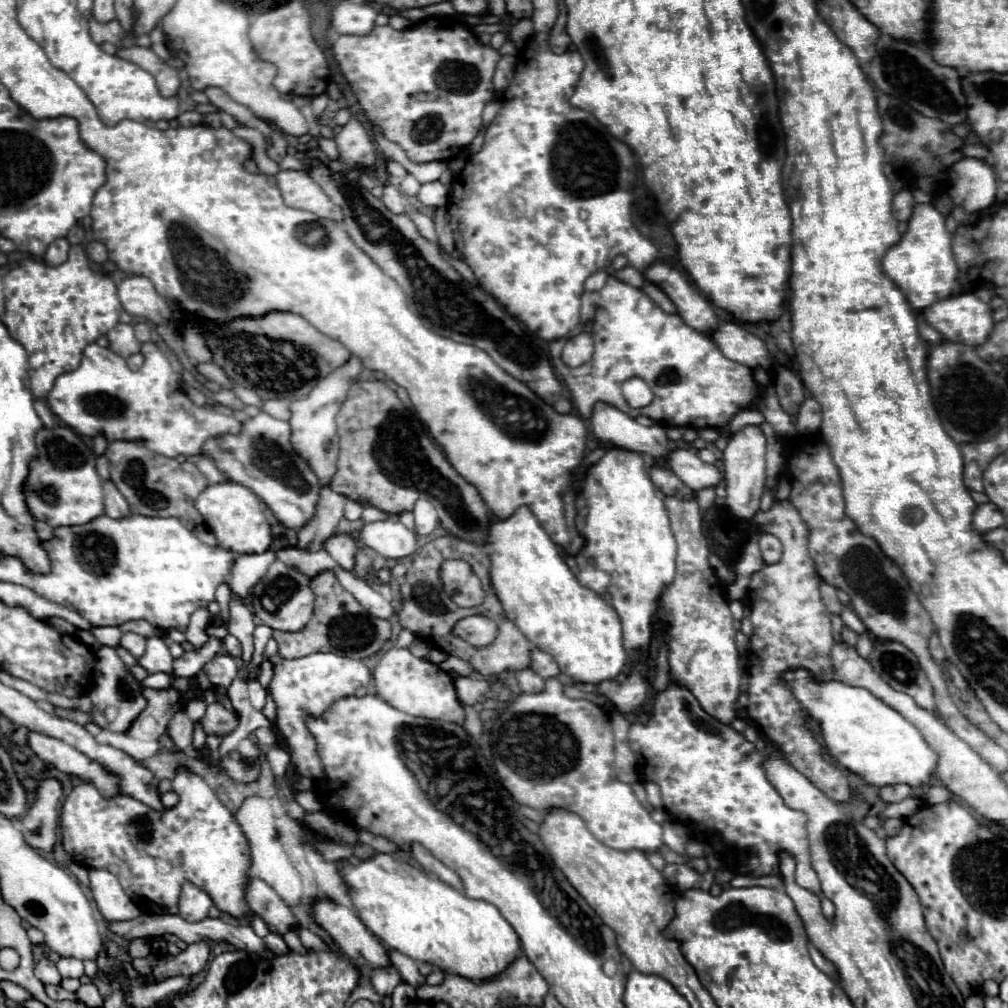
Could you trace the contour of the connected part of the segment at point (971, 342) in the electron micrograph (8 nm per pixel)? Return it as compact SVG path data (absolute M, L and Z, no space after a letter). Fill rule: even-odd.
M966 292L948 300L940 300L936 304L932 304L930 308L924 310L926 322L936 328L940 334L944 334L946 340L952 342L960 342L960 344L968 344L968 346L980 346L988 340L992 328L994 328L994 318L992 318L992 308L990 304L982 302L976 294Z

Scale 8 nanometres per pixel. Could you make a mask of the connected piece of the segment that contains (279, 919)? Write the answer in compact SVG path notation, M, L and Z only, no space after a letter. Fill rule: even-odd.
M260 878L250 880L246 890L246 902L250 910L260 916L274 934L290 932L298 926L298 920L292 914L290 906Z

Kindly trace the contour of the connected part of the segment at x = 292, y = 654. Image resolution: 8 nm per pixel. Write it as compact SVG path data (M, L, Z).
M332 572L318 574L310 582L310 588L316 594L316 608L310 624L300 632L272 632L272 638L278 642L278 652L284 658L302 658L314 652L334 652L362 660L382 650L382 646L392 636L390 622L368 614L368 610L340 586Z

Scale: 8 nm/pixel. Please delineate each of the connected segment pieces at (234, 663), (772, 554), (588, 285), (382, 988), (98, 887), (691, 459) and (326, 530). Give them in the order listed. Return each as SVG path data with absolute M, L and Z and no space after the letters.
M216 656L212 662L208 662L204 666L206 674L208 674L208 680L214 684L214 686L220 686L220 688L228 688L232 684L232 680L238 676L238 660L232 658L232 656Z
M764 532L760 536L760 550L762 550L762 558L766 564L776 564L782 556L782 544L776 536Z
M600 270L600 272L594 272L586 282L584 282L584 288L588 290L588 292L592 292L592 290L600 290L602 286L604 286L604 282L606 282L606 278L608 278L608 274L606 274L606 270Z
M386 966L386 968L378 968L378 970L372 970L368 974L368 978L372 980L376 992L380 996L388 996L392 994L392 990L400 984L400 974L396 972L394 966Z
M90 870L90 892L102 916L110 922L132 920L132 916L140 914L136 904L122 890L118 878L106 870Z
M674 450L664 466L670 468L694 492L702 488L716 488L722 482L722 472L714 464L702 462L698 454L690 450Z
M324 486L320 492L318 506L316 506L316 516L298 532L296 548L322 550L324 540L328 540L328 536L336 536L336 532L348 532L348 536L358 540L364 520L356 520L356 522L346 520L344 502L346 502L344 496L340 496L332 488Z

